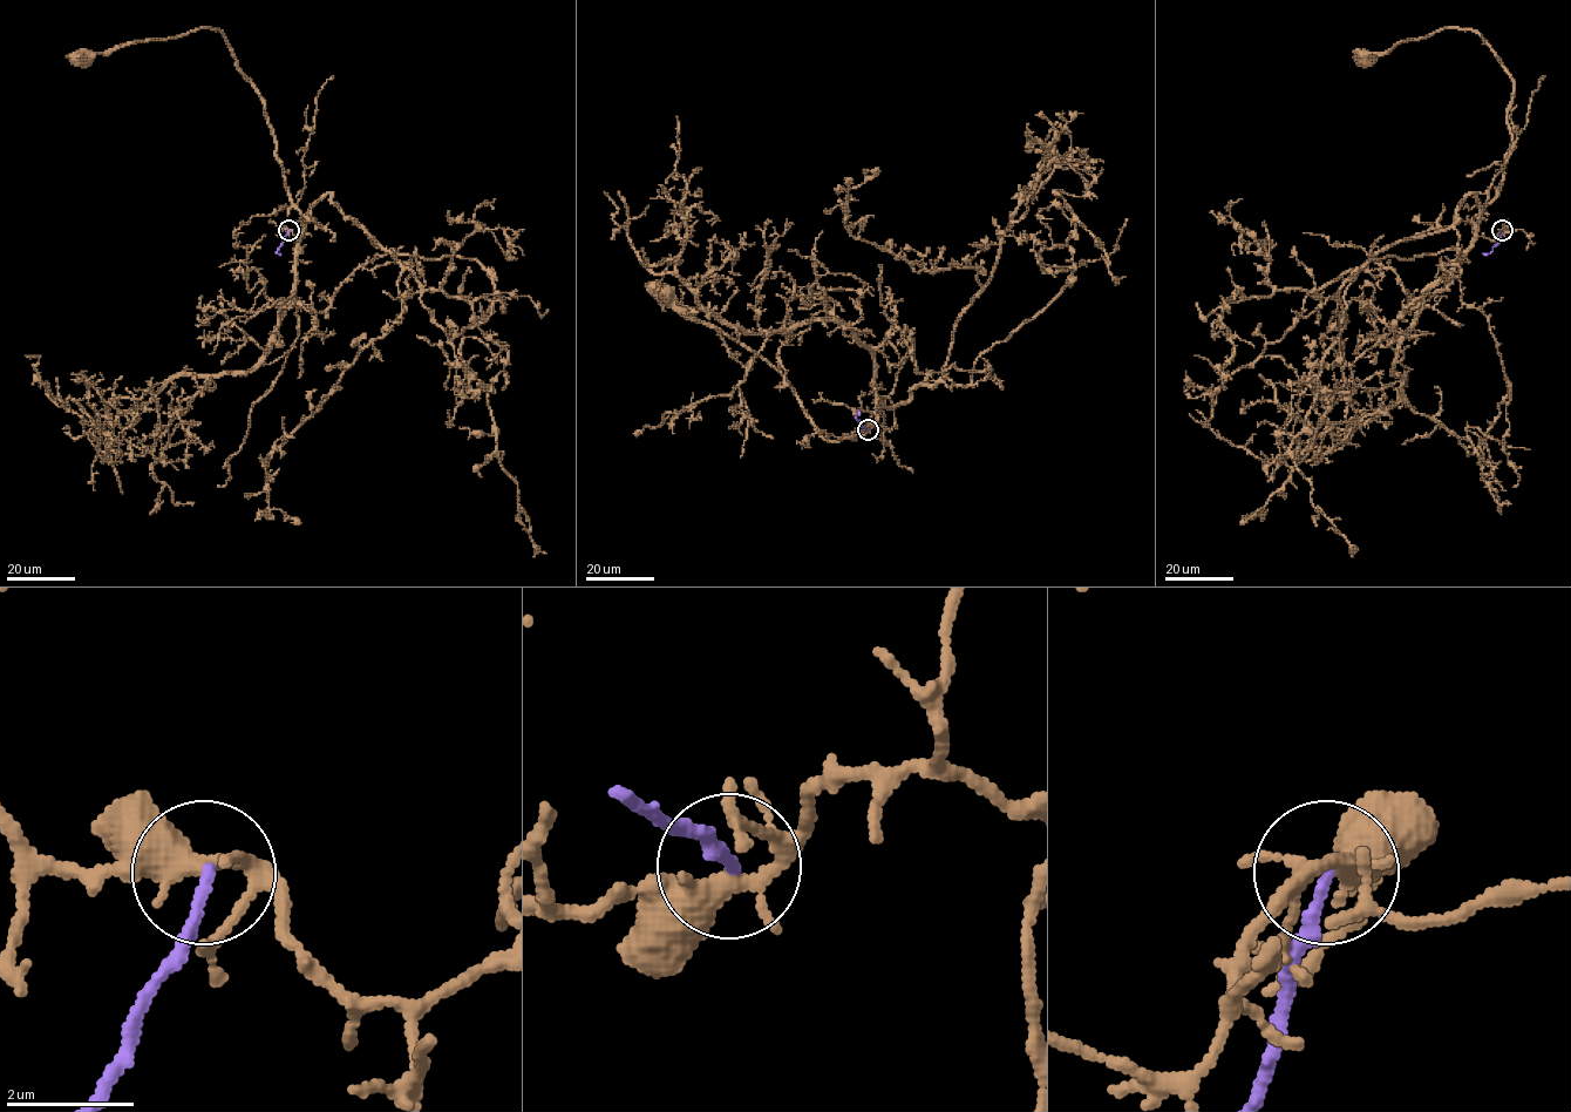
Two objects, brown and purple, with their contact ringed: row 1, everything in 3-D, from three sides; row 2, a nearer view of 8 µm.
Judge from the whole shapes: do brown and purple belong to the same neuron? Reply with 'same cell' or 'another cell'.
another cell

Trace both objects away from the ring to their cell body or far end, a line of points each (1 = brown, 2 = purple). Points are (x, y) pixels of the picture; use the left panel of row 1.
1: (287, 230), (299, 241), (301, 212), (290, 197), (265, 103), (219, 32), (195, 28), (82, 59)
2: (287, 230), (278, 252)

